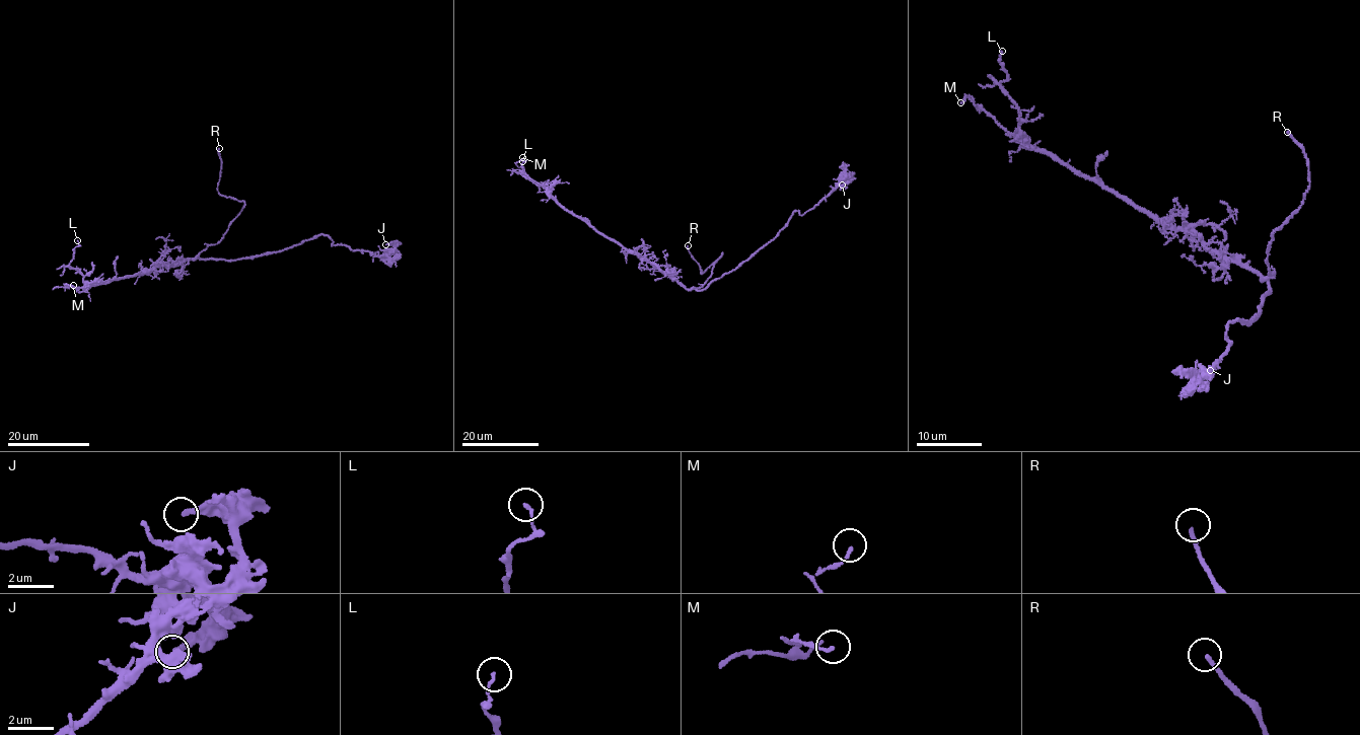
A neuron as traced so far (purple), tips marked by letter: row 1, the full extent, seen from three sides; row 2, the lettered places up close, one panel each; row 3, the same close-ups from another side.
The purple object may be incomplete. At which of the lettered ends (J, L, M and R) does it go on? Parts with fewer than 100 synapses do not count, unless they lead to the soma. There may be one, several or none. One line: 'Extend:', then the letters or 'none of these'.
Extend: R

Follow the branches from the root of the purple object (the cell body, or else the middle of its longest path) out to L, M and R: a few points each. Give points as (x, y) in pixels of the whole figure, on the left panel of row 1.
L: (189, 259), (169, 267), (160, 265), (140, 275), (126, 276), (89, 288), (83, 276), (69, 265), (77, 240)
M: (189, 259), (169, 267), (160, 265), (140, 275), (126, 276), (89, 288), (64, 285), (73, 285)
R: (189, 259), (198, 256), (208, 246), (220, 240), (244, 203), (218, 192), (219, 148)

